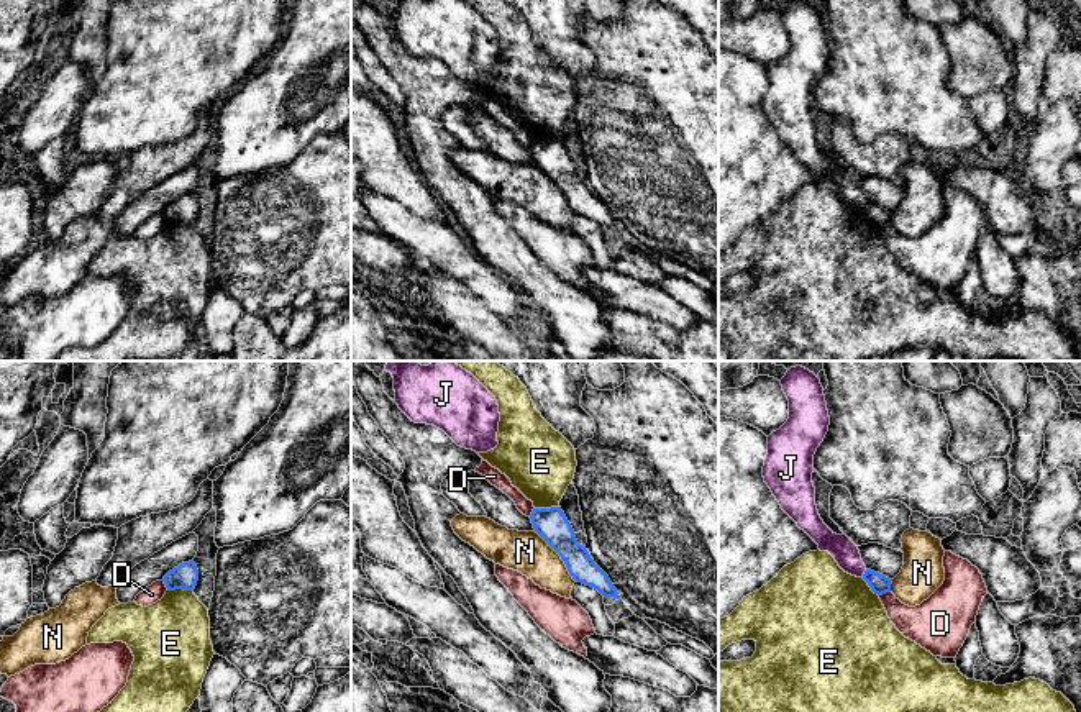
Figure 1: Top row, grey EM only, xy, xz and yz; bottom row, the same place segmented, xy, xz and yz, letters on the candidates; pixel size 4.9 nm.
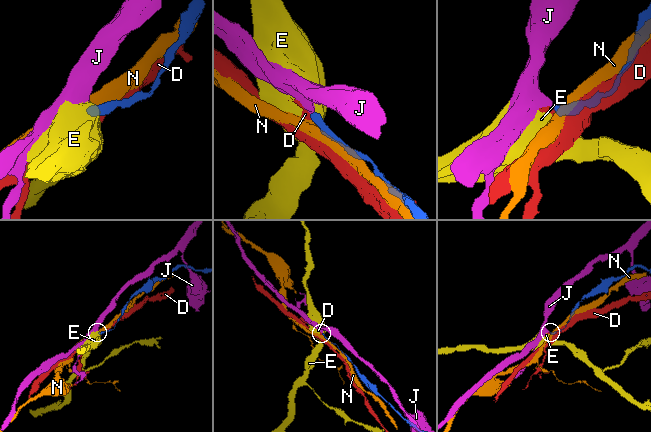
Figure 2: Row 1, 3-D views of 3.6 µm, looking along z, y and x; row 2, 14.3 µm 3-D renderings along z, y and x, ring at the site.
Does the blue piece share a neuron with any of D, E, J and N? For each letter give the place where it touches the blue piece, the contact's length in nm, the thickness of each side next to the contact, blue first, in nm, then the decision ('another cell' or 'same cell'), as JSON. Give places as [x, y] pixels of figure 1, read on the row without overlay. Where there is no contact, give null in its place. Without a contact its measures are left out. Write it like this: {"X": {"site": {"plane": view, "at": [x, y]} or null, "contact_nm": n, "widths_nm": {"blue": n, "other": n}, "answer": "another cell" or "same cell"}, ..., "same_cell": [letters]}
{"D": {"site": {"plane": "yz", "at": [884, 225]}, "contact_nm": 60, "widths_nm": {"blue": 100, "other": 200}, "answer": "another cell"}, "E": {"site": {"plane": "xy", "at": [179, 220]}, "contact_nm": 130, "widths_nm": {"blue": 120, "other": 380}, "answer": "another cell"}, "J": {"site": {"plane": "yz", "at": [865, 205]}, "contact_nm": 50, "widths_nm": {"blue": 100, "other": 120}, "answer": "another cell"}, "N": {"site": {"plane": "xz", "at": [560, 187]}, "contact_nm": 320, "widths_nm": {"blue": 160, "other": 200}, "answer": "another cell"}, "same_cell": []}

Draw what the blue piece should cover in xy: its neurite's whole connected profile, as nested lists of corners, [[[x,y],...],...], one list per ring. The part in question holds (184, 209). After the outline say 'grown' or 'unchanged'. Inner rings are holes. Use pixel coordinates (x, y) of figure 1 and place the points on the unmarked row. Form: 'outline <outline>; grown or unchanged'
outline [[[194,194],[182,195],[164,208],[167,223],[194,223],[198,213],[198,202]]]; unchanged

